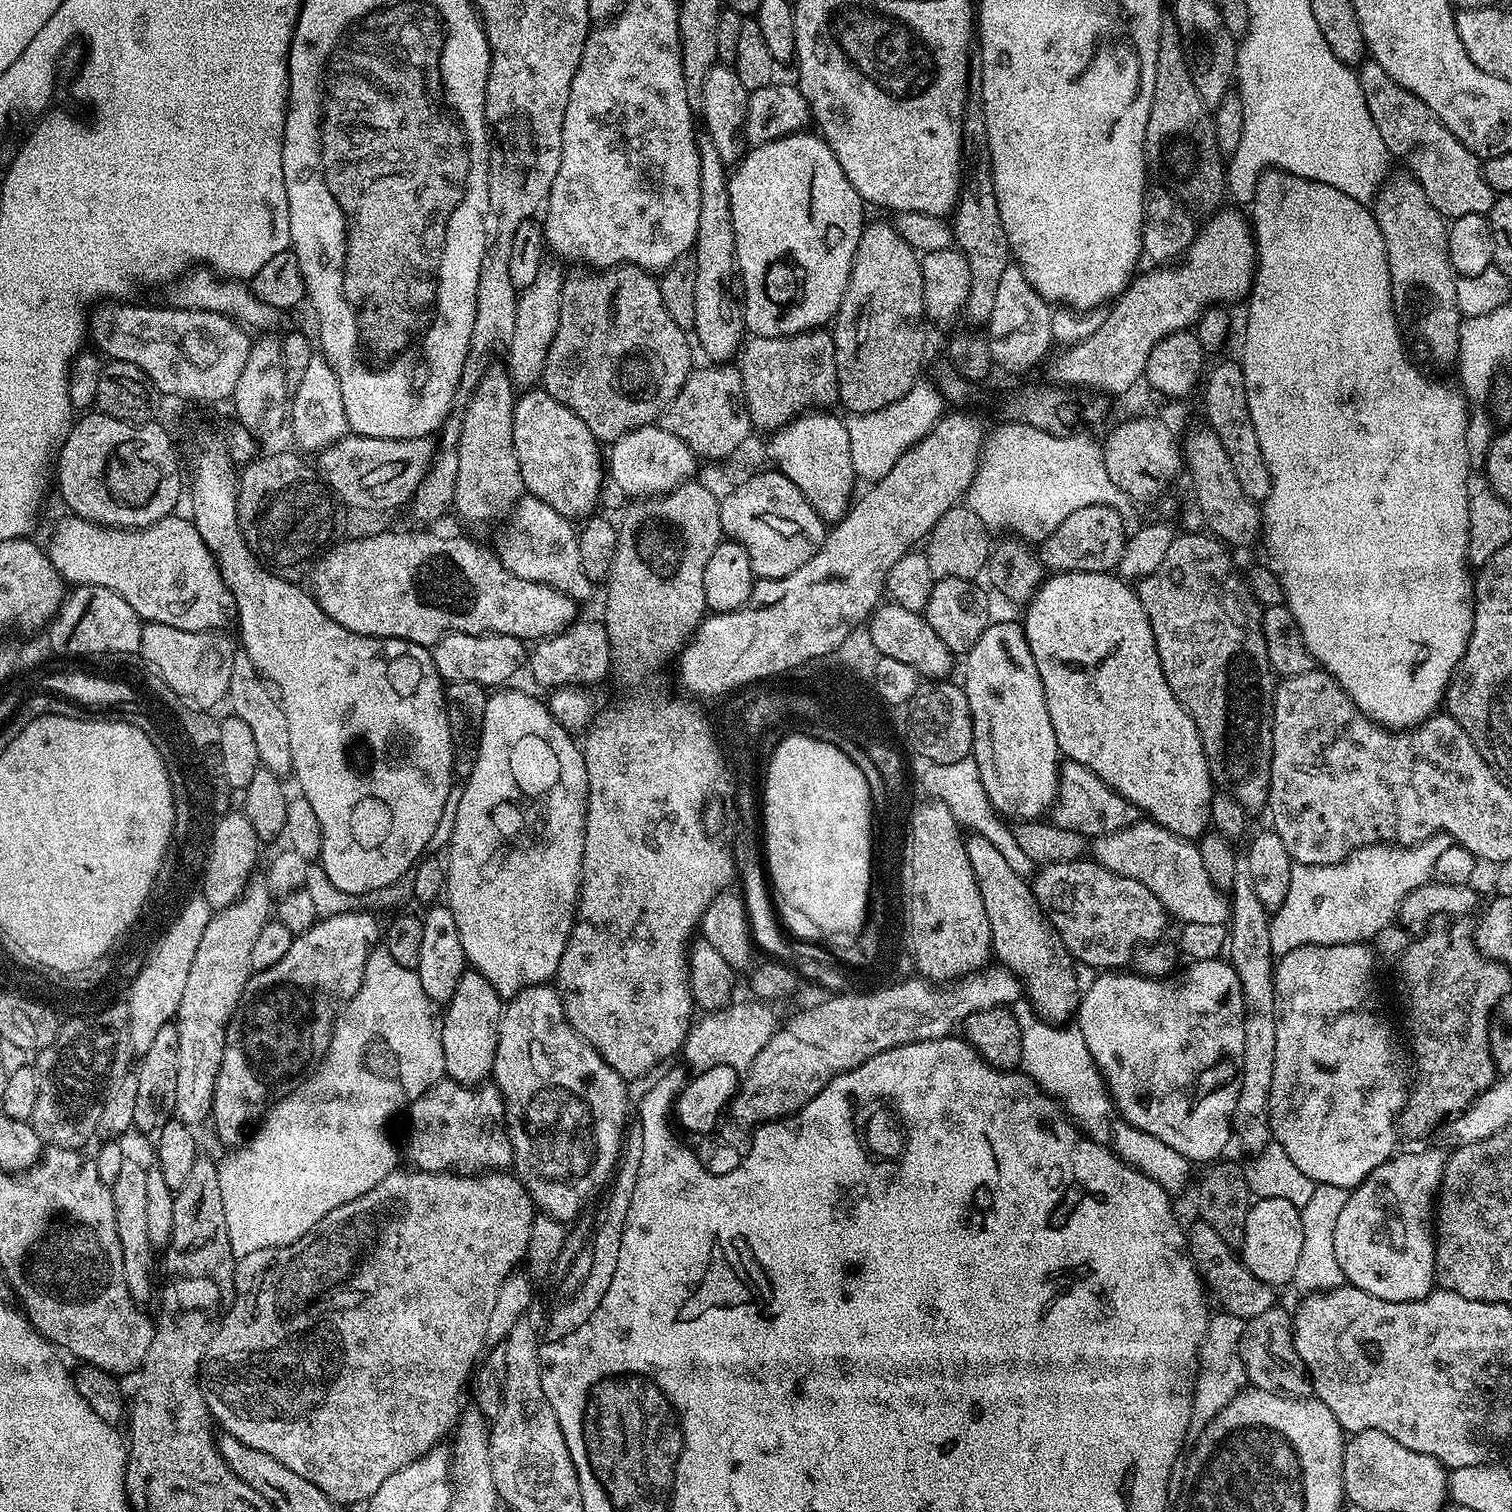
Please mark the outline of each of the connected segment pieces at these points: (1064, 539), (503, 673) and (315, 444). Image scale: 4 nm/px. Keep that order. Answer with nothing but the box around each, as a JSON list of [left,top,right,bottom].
[[1038,506,1128,573],[431,632,526,686],[290,354,349,453]]

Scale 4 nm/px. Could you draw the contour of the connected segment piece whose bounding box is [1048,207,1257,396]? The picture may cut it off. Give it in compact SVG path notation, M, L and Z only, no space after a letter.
M1225 207L1207 217L1205 224L1199 225L1195 238L1184 253L1179 266L1156 266L1149 276L1137 275L1132 283L1120 293L1105 315L1102 326L1082 342L1065 347L1056 356L1056 361L1048 368L1048 376L1053 385L1069 390L1076 388L1097 388L1100 392L1109 392L1120 396L1128 392L1136 383L1141 383L1146 370L1146 358L1150 350L1162 338L1175 332L1191 329L1205 310L1213 306L1232 306L1235 300L1243 301L1251 293L1252 281L1256 278L1256 241L1251 223L1240 212Z

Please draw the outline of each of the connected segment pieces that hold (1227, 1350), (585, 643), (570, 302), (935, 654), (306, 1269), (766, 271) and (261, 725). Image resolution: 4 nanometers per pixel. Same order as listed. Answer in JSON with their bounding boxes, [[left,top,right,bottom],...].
[[1188,1310,1249,1445],[530,622,612,690],[542,264,694,442],[867,602,954,682],[202,1170,538,1505],[728,130,866,338],[227,651,292,778]]

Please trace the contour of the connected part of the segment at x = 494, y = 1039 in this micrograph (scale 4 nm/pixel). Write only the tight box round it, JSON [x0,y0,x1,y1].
[442,971,502,1086]

